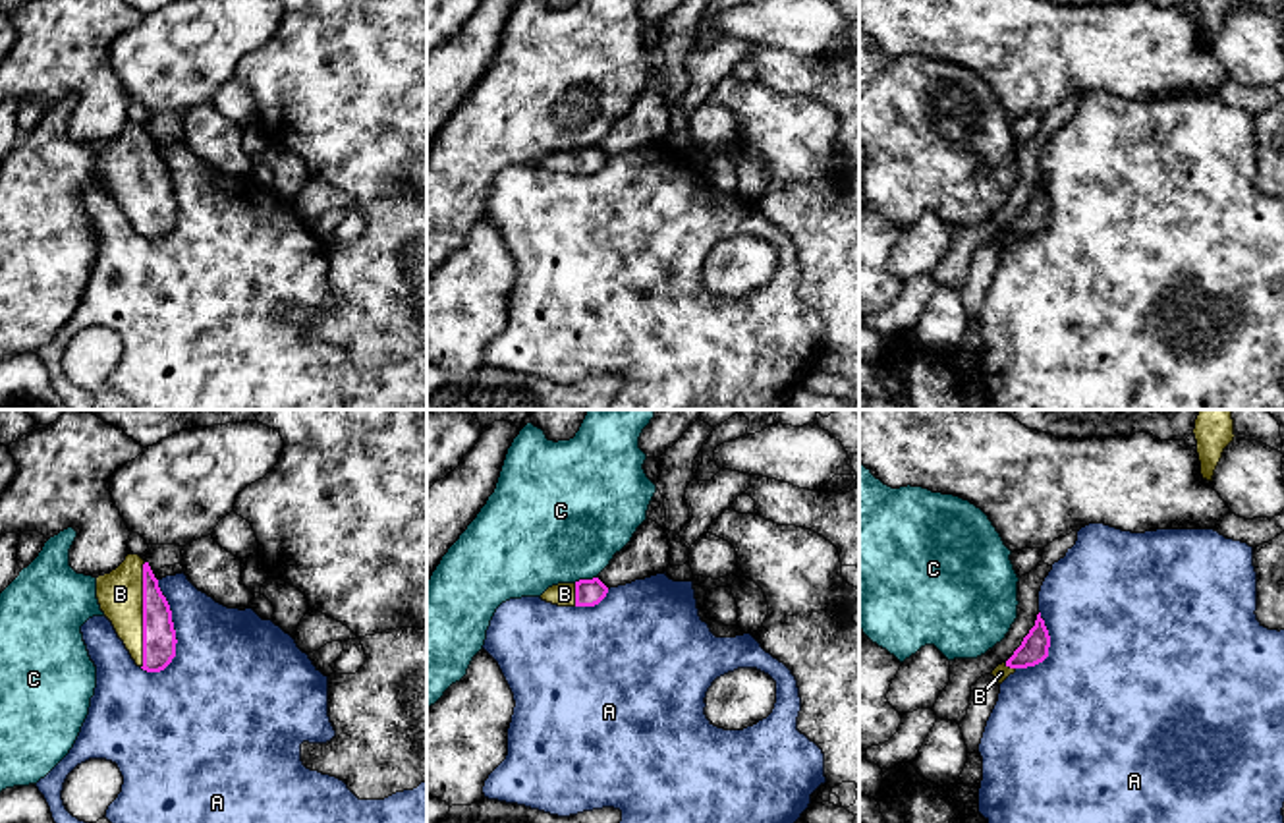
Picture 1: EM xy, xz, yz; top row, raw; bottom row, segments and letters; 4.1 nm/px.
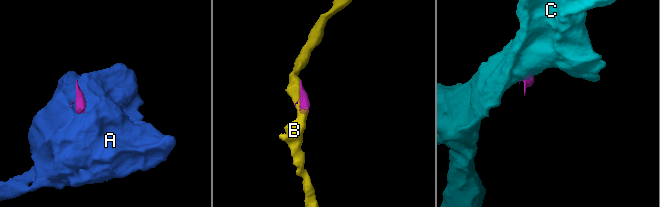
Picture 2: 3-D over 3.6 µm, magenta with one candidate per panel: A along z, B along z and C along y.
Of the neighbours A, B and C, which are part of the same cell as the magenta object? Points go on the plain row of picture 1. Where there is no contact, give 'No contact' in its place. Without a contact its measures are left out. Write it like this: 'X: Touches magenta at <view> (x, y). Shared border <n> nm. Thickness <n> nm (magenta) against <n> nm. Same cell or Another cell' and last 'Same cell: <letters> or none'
A: Touches magenta at xy (174, 199). Shared border 400 nm. Thickness 140 nm (magenta) against 440 nm. Another cell
B: Touches magenta at xy (143, 182). Shared border 440 nm. Thickness 140 nm (magenta) against 190 nm. Same cell
C: Touches magenta at xz (586, 147). Shared border 110 nm. Thickness 110 nm (magenta) against 480 nm. Another cell
Same cell: B

